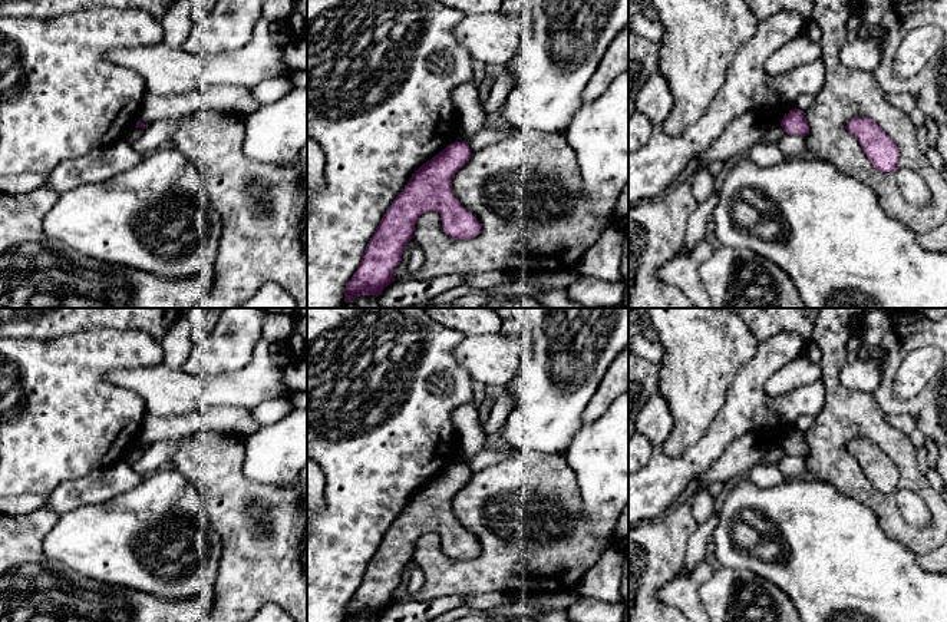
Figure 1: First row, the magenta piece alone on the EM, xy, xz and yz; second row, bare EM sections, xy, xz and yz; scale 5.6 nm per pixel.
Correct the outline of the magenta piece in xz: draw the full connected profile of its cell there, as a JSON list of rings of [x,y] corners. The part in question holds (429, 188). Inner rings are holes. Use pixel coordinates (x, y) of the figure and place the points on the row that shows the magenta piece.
[[[453,142],[423,163],[383,215],[370,238],[362,262],[349,281],[344,302],[360,295],[376,295],[393,282],[395,268],[412,239],[418,218],[438,211],[442,228],[453,239],[476,236],[482,226],[452,192],[452,178],[469,161],[468,142]]]

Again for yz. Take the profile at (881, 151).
[[[854,118],[847,122],[845,129],[857,138],[874,169],[898,169],[900,150],[895,142],[872,119]]]

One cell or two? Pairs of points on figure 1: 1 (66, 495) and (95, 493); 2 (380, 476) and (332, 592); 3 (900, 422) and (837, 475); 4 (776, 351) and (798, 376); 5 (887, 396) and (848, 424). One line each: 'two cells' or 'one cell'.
1: one cell
2: one cell
3: two cells
4: two cells
5: two cells

